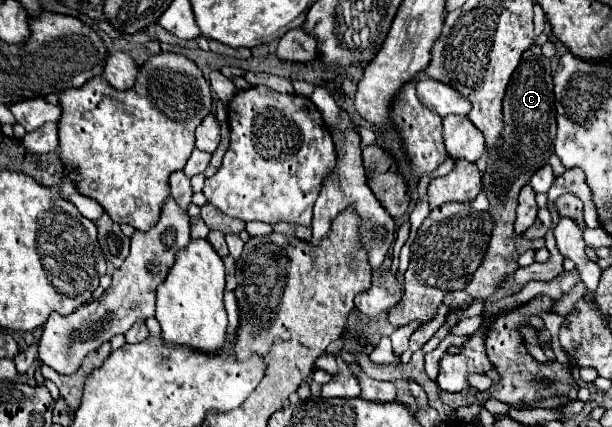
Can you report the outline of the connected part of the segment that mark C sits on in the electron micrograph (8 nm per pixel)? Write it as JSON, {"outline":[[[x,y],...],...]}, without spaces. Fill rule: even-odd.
{"outline":[[[538,46],[528,48],[522,54],[522,60],[518,64],[518,70],[512,74],[510,84],[502,102],[504,110],[504,130],[502,130],[502,146],[488,148],[480,168],[482,168],[482,186],[484,194],[490,202],[488,214],[494,220],[492,238],[488,242],[488,250],[484,256],[484,262],[478,266],[478,270],[472,276],[472,282],[458,292],[448,292],[444,296],[444,304],[448,308],[454,308],[468,300],[484,298],[488,300],[498,286],[498,280],[504,276],[512,276],[518,270],[518,256],[526,250],[538,250],[545,247],[545,239],[526,240],[522,236],[514,234],[514,218],[516,218],[516,206],[518,206],[518,194],[522,186],[526,186],[532,178],[532,174],[548,164],[550,154],[554,154],[554,138],[556,138],[556,110],[554,110],[554,92],[552,92],[552,70],[550,66],[542,66],[540,62],[546,58],[540,54]]]}

